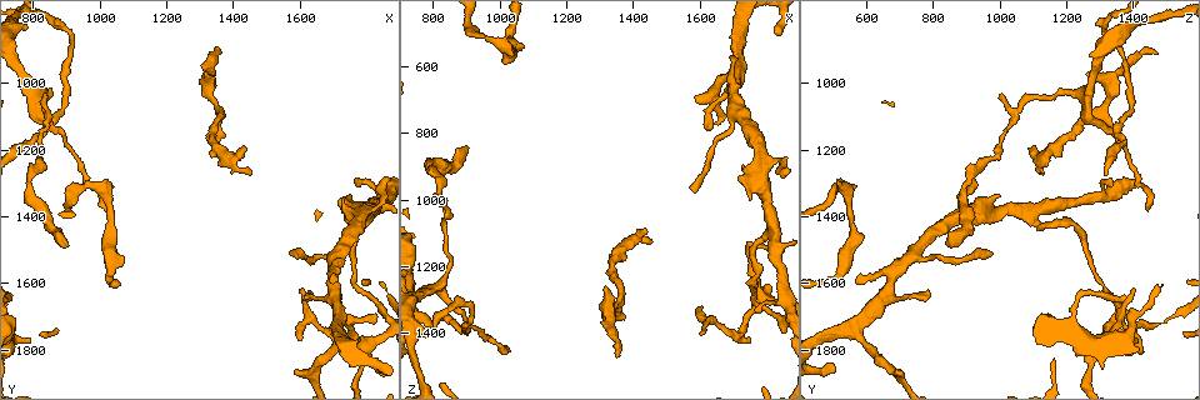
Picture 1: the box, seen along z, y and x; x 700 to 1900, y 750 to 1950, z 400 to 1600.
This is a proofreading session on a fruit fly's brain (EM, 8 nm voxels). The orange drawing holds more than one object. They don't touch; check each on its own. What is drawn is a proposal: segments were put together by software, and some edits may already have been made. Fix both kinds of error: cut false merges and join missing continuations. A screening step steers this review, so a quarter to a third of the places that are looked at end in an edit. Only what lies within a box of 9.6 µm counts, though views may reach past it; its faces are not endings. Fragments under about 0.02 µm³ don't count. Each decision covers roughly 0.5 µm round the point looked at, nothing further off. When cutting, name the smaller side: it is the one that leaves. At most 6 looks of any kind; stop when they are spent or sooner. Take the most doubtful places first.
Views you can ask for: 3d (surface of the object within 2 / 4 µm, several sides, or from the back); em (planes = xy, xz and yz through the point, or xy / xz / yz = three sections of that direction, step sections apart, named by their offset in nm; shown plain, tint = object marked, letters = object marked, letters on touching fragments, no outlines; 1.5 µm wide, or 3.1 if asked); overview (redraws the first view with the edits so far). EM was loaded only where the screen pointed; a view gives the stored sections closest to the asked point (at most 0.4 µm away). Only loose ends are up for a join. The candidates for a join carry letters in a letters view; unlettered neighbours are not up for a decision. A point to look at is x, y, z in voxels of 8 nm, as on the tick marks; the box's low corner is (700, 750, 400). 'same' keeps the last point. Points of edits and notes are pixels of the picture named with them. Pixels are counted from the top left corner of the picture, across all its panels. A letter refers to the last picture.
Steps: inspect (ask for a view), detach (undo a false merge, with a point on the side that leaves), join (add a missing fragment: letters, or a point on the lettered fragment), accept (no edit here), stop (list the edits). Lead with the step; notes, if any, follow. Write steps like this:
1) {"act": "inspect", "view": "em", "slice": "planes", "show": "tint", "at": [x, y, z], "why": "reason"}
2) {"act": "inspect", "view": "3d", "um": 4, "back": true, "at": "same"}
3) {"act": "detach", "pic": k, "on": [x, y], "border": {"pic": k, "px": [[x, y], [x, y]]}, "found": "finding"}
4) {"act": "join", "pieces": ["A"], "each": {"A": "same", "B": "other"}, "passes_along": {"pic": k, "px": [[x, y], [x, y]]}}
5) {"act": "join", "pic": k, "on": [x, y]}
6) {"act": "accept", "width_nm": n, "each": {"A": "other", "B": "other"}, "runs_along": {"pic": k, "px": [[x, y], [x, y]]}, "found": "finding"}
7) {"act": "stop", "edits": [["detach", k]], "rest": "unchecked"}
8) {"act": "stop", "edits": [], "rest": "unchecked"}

{"act": "inspect", "view": "em", "slice": "planes", "show": "letters", "at": [1440, 1200, 1090], "why": "branch stops here"}

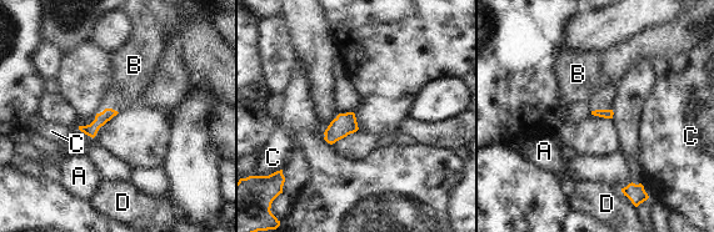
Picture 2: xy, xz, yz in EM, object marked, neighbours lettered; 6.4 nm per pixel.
{"act": "join", "pic": 2, "on": [582, 81], "each": {"A": "other", "B": "same", "C": "other", "D": "other"}, "passes_along": {"pic": 2, "px": [[607, 114], [608, 110], [582, 81]]}, "found": "it goes on there"}

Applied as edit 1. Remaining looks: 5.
{"act": "inspect", "view": "3d", "um": 2, "at": [800, 1770, 1410], "why": "stops while still wide"}

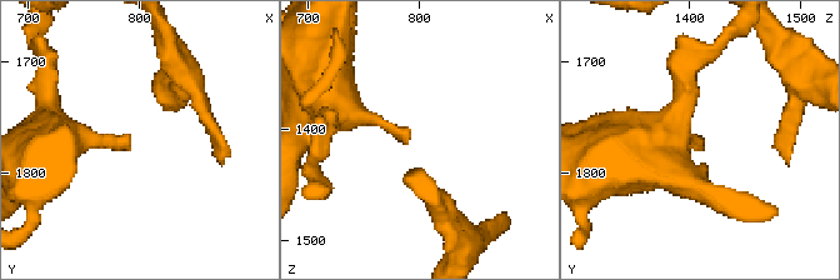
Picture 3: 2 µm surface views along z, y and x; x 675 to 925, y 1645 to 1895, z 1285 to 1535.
{"act": "inspect", "view": "em", "slice": "xz", "step": 4, "show": "tint", "at": [794, 1778, 1402]}

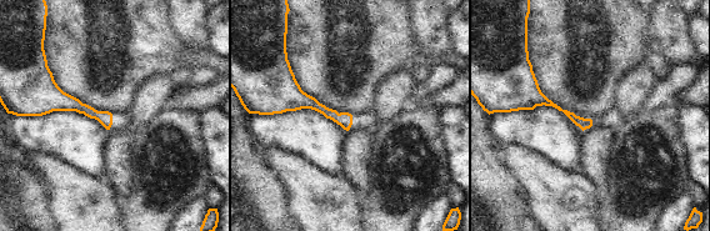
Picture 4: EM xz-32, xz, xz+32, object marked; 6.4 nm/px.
{"act": "inspect", "view": "em", "slice": "planes", "show": "letters", "at": "same"}

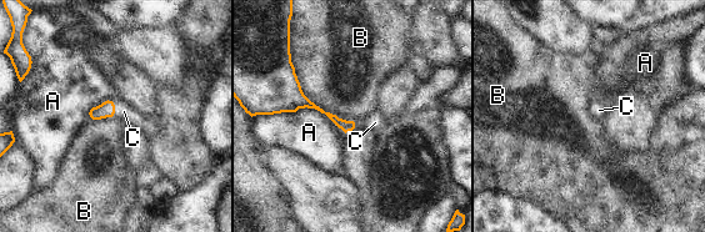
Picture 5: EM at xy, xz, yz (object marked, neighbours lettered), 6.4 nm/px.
{"act": "join", "pic": 5, "on": [124, 111], "each": {"A": "other", "B": "other", "C": "same"}, "passes_along": {"pic": 5, "px": [[106, 109], [114, 111], [124, 111]]}, "found": "it goes on there"}

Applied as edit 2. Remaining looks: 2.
{"act": "stop", "edits": [["join", 2], ["join", 5]], "rest": "unchecked"}

